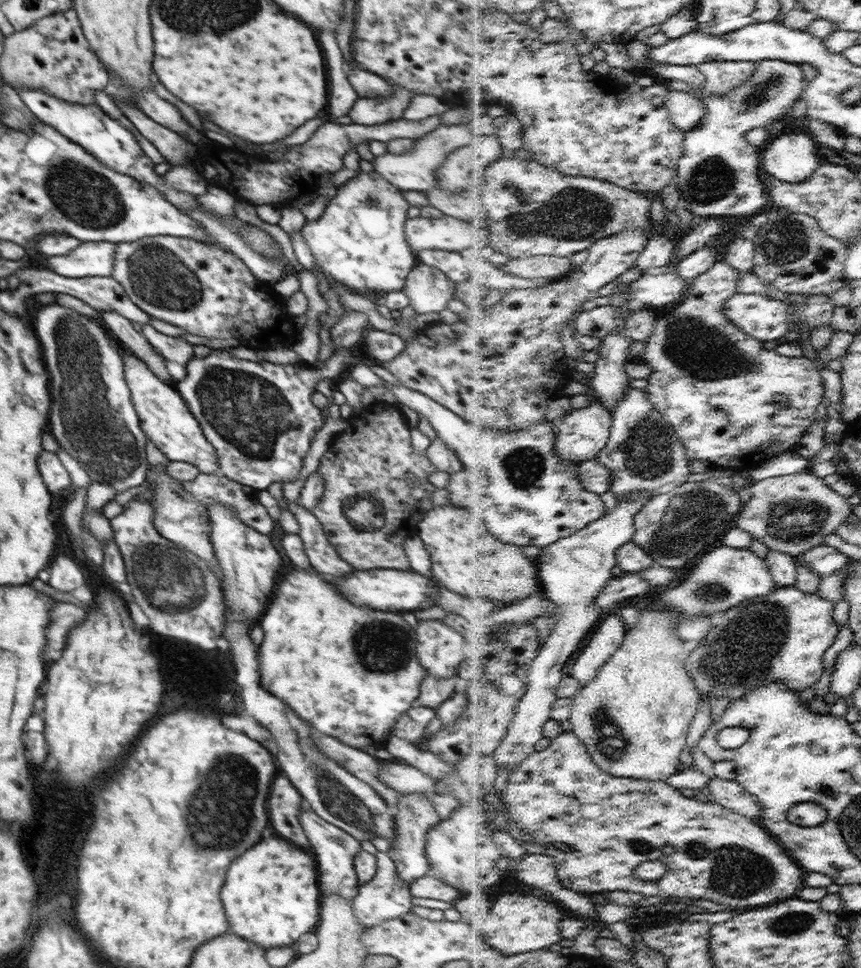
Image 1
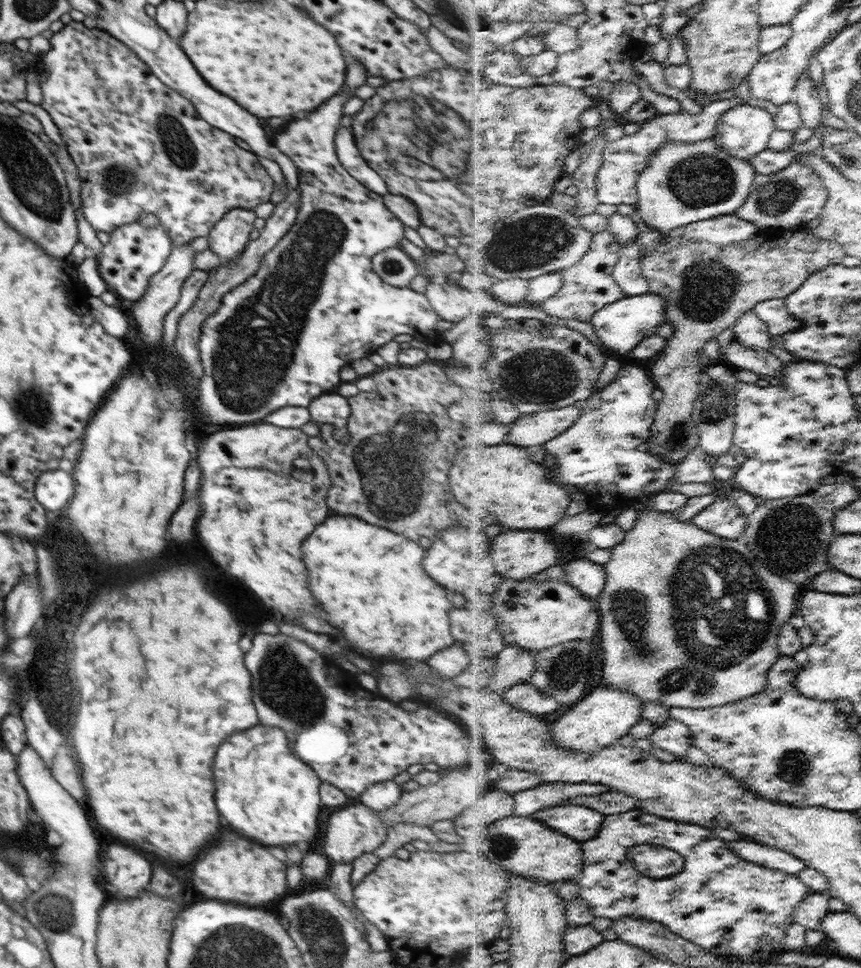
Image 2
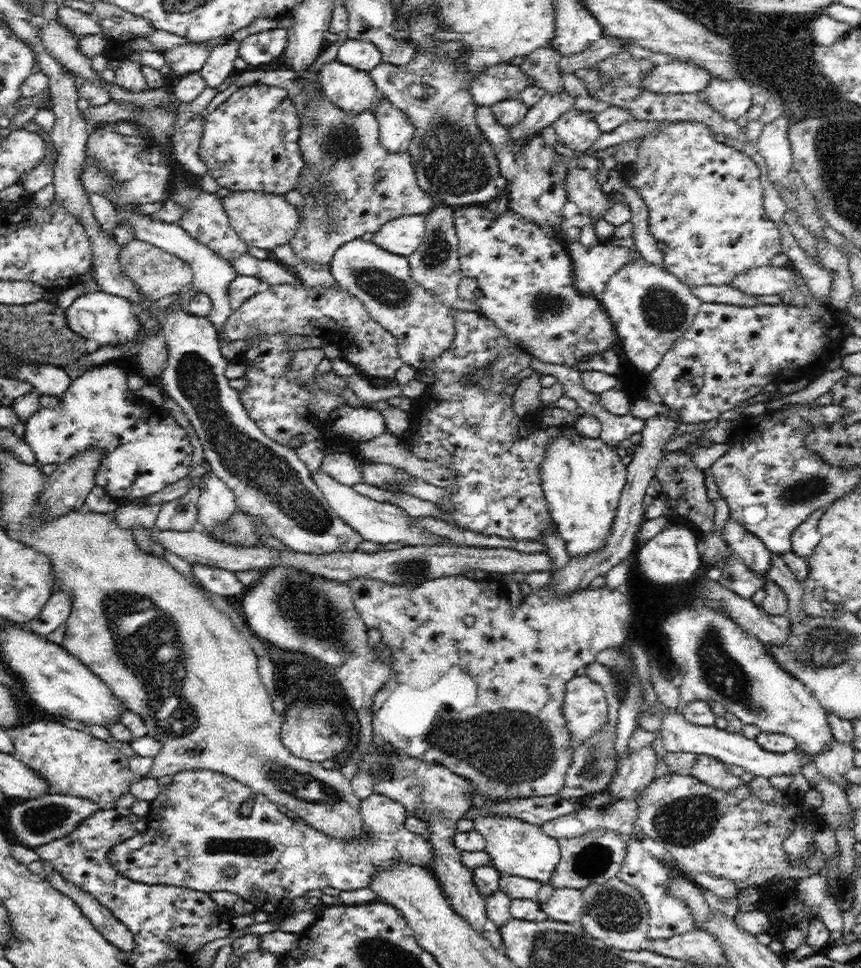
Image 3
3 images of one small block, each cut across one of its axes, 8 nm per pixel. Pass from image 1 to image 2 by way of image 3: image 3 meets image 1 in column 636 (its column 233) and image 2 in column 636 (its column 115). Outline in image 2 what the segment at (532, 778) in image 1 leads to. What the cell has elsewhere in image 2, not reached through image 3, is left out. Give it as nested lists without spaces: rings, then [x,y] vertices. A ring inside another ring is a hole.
[[[642,844],[630,848],[630,857],[645,875],[656,878],[674,878],[685,868],[685,857],[659,844]]]

